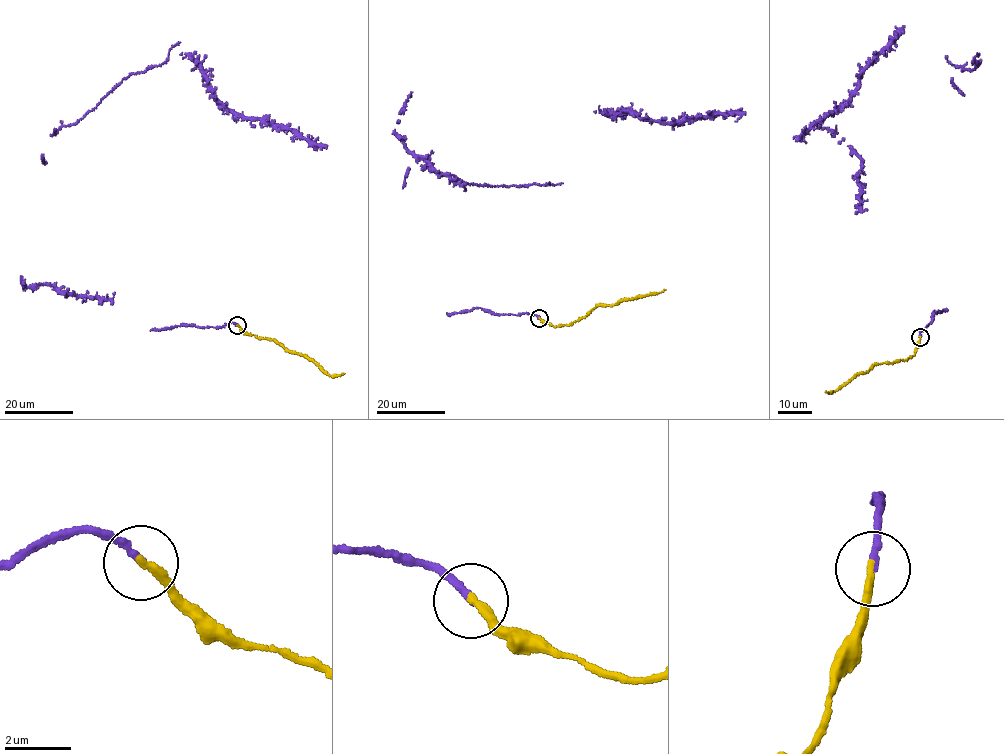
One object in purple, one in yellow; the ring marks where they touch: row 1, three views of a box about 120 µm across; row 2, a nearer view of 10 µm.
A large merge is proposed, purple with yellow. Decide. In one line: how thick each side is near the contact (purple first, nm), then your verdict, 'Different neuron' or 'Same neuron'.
Thickness 180 nm (purple) against 260 nm. Same neuron

